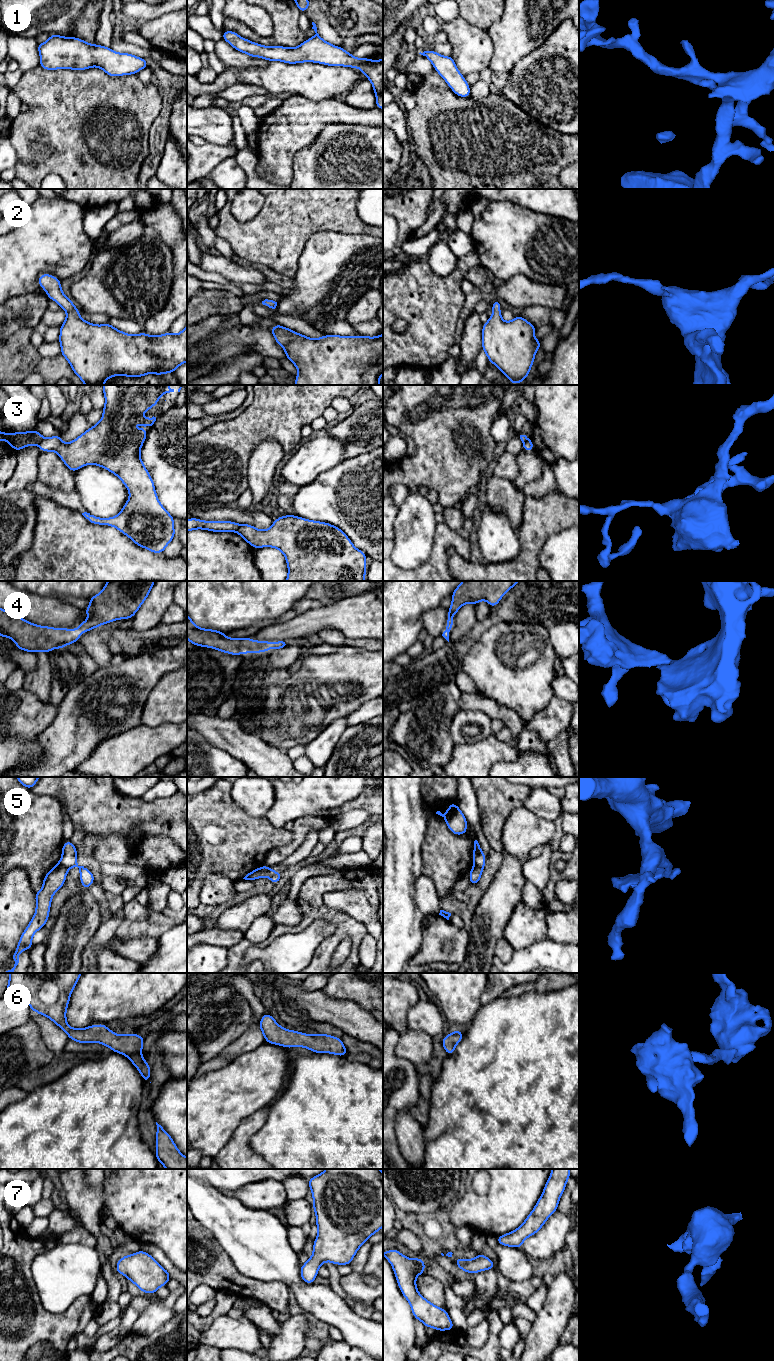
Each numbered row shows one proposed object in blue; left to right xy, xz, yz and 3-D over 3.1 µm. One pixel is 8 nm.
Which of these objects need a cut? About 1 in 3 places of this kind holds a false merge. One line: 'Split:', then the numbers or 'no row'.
Split: 3, 5

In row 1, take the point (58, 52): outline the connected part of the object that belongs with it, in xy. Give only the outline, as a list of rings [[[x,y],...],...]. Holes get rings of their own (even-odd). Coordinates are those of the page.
[[[50,35],[45,43],[37,43],[40,54],[39,67],[46,70],[72,69],[87,70],[90,67],[99,67],[109,76],[117,77],[123,75],[136,75],[141,69],[149,67],[145,59],[134,56],[130,53],[118,53],[110,47],[102,45],[92,45],[76,37],[63,37],[60,35]]]

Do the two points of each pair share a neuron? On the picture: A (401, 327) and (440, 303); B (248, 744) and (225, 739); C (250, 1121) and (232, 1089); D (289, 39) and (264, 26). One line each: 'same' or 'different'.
A: different
B: same
C: different
D: different

